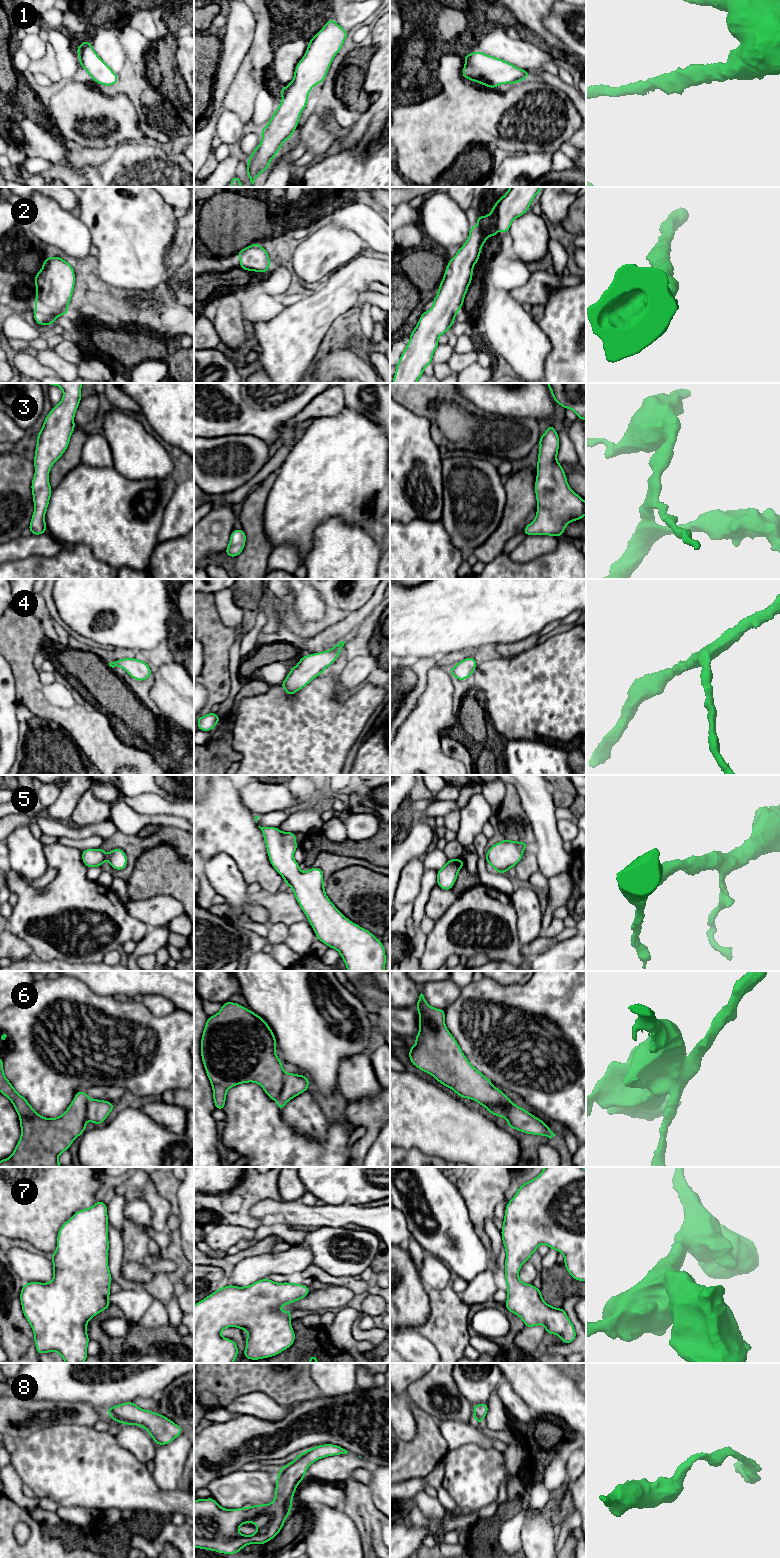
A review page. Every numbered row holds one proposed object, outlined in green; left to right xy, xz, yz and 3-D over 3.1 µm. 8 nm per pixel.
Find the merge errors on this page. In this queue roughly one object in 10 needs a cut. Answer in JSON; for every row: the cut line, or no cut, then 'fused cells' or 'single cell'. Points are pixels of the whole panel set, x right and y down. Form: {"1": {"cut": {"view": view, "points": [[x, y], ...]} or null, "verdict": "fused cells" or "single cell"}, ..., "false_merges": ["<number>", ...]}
{"1": {"cut": null, "verdict": "single cell"}, "2": {"cut": null, "verdict": "single cell"}, "3": {"cut": null, "verdict": "single cell"}, "4": {"cut": null, "verdict": "single cell"}, "5": {"cut": null, "verdict": "single cell"}, "6": {"cut": null, "verdict": "single cell"}, "7": {"cut": null, "verdict": "single cell"}, "8": {"cut": null, "verdict": "single cell"}, "false_merges": []}

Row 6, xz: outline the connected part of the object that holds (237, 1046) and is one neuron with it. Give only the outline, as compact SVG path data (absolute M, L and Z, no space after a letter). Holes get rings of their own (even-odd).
M225 1002L217 1014L208 1017L201 1038L201 1057L213 1089L216 1109L223 1110L228 1089L238 1084L248 1082L259 1084L267 1096L276 1101L280 1111L288 1101L308 1090L310 1082L305 1075L286 1073L284 1071L282 1062L275 1052L276 1046L276 1038L265 1020L240 1004Z

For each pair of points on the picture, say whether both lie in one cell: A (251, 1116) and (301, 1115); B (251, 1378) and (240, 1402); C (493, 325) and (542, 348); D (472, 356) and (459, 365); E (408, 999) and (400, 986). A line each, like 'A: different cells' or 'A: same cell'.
A: different cells
B: different cells
C: same cell
D: same cell
E: same cell

